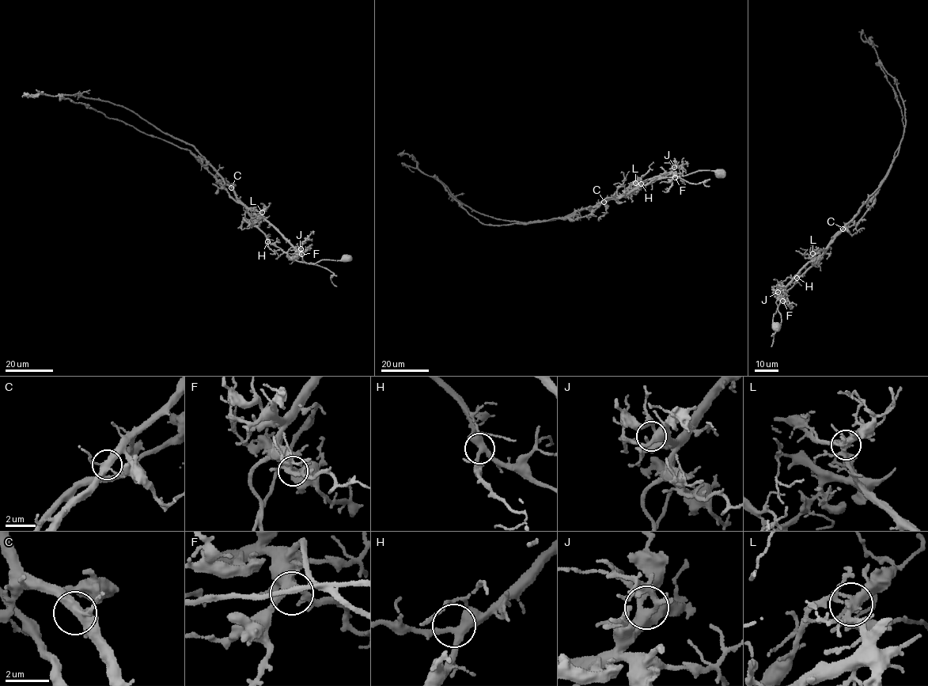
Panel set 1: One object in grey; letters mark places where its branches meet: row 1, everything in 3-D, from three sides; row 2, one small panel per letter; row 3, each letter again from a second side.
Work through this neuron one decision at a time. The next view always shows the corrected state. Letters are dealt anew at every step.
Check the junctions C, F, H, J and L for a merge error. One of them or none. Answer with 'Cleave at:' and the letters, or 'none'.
Cleave at: L

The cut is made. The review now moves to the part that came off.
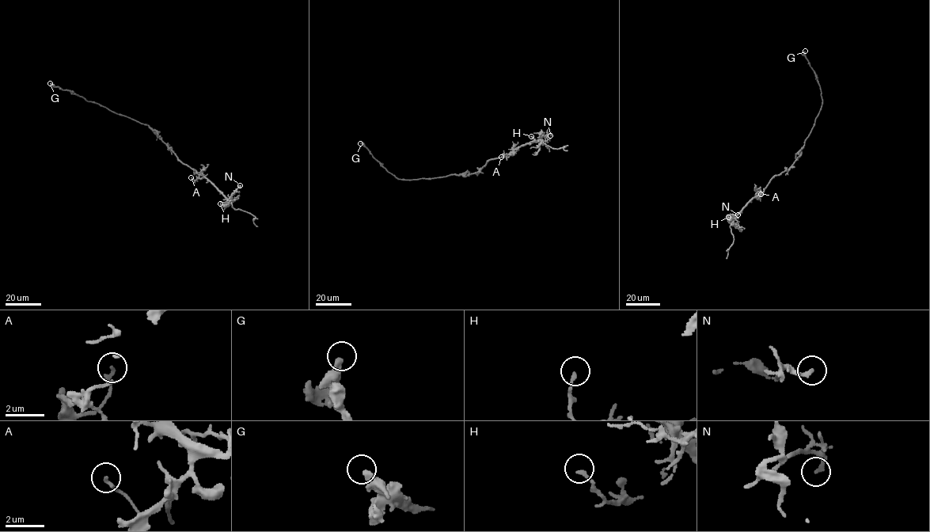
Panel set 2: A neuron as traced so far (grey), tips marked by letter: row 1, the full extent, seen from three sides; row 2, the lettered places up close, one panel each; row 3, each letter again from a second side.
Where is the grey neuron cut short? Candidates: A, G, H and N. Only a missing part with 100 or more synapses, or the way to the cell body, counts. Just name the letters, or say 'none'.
none

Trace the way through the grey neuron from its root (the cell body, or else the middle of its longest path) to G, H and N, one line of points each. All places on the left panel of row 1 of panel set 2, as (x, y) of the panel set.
G: (165, 142), (147, 125), (50, 83)
H: (165, 142), (183, 163), (207, 178), (220, 191), (227, 203), (223, 207), (220, 203)
N: (165, 142), (183, 163), (207, 178), (228, 199), (240, 185)

